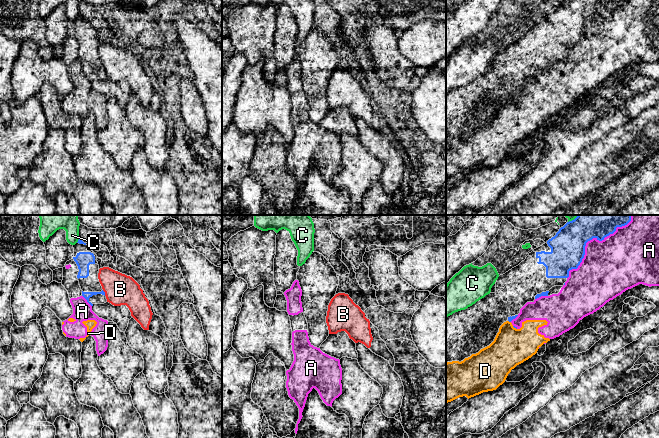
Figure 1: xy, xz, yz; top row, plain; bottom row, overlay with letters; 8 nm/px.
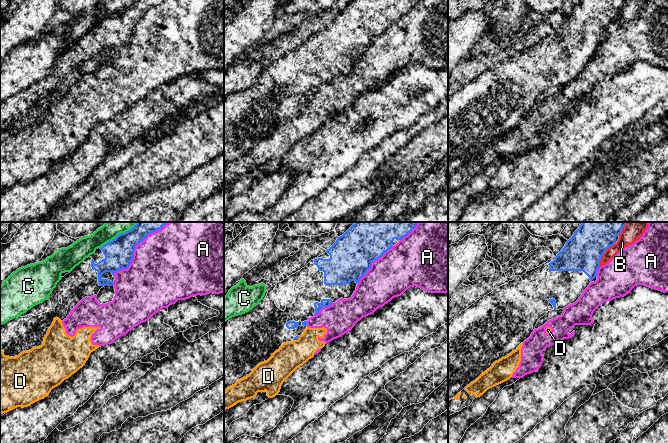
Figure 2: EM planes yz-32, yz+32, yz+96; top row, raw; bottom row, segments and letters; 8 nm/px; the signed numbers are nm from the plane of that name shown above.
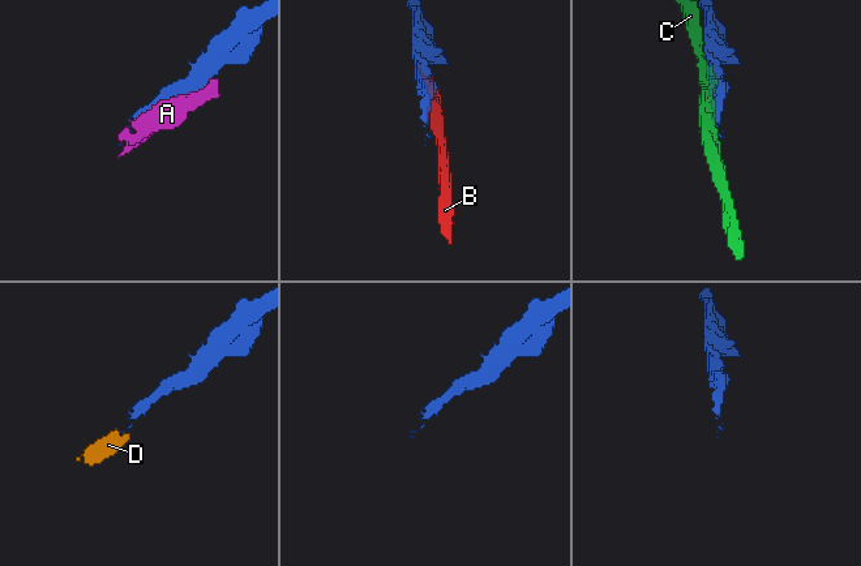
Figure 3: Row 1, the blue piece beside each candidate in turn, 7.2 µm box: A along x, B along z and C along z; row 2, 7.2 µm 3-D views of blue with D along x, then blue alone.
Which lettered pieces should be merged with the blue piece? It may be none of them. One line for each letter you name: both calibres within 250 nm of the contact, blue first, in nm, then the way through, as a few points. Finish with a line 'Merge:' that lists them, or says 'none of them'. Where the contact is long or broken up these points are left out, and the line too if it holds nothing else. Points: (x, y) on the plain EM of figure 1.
Merge: none of them

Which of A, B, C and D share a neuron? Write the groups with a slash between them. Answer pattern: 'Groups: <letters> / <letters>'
Groups: A D / B / C

